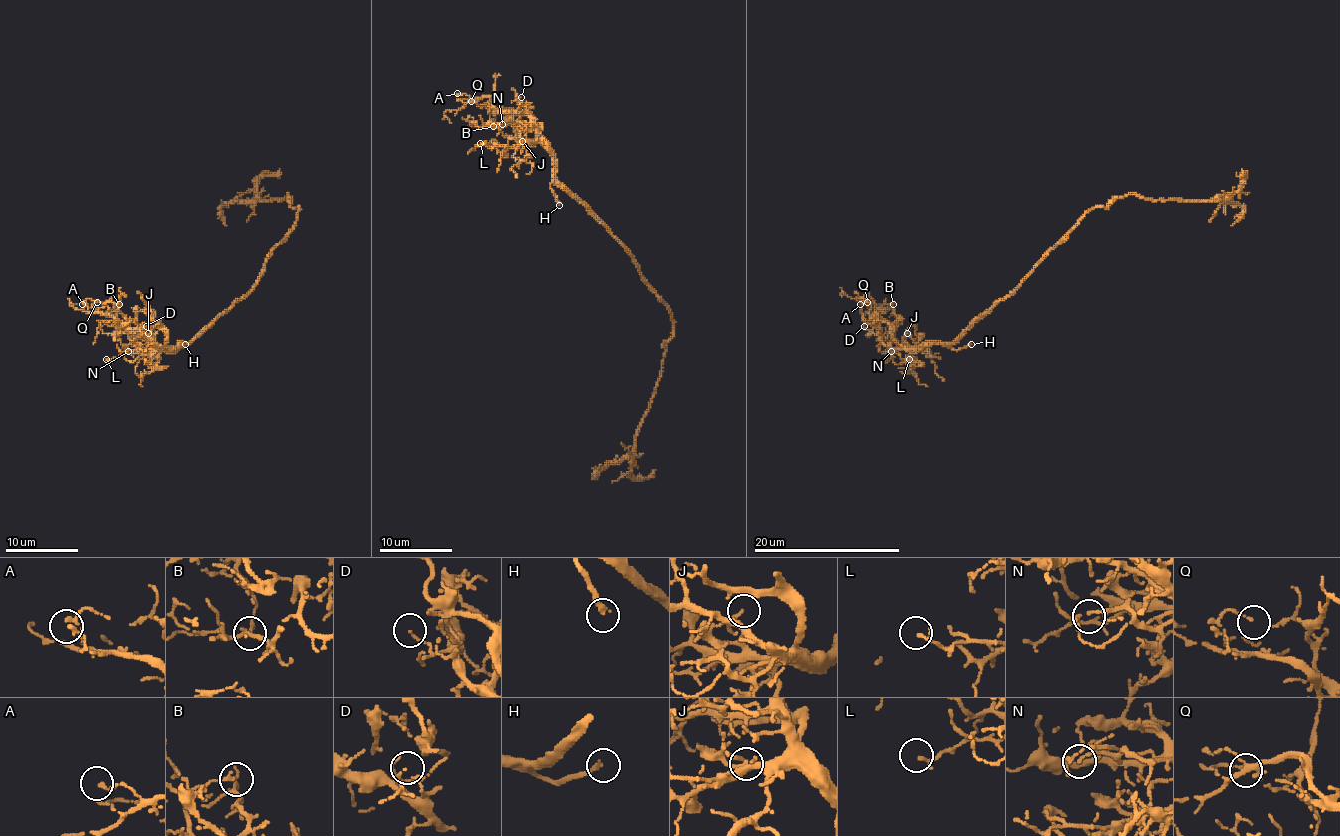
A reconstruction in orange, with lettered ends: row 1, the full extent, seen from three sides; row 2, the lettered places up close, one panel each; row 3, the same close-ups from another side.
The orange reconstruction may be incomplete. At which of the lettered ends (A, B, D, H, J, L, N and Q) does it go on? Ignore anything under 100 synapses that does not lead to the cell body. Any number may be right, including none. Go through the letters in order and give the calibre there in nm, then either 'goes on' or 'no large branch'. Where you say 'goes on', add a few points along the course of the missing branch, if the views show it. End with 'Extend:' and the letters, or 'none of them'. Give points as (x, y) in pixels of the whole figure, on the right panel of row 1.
A: 150 nm | no large branch
B: 130 nm | no large branch
D: 100 nm | no large branch
H: 180 nm | goes on | (971, 344), (1032, 286), (1050, 249), (1108, 225), (1236, 235), (1253, 255), (1247, 320), (1196, 359), (1134, 373)
J: 120 nm | no large branch
L: 90 nm | no large branch
N: 100 nm | no large branch
Q: 110 nm | no large branch
Extend: H

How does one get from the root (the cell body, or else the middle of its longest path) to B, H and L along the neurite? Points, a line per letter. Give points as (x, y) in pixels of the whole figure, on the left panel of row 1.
B: (259, 280), (208, 326), (177, 348), (159, 348), (141, 331), (130, 330), (117, 317), (119, 304)
H: (259, 280), (186, 344), (175, 348), (185, 344)
L: (259, 280), (188, 342), (179, 342), (164, 350), (139, 350), (133, 353), (121, 353), (110, 361), (106, 359)

